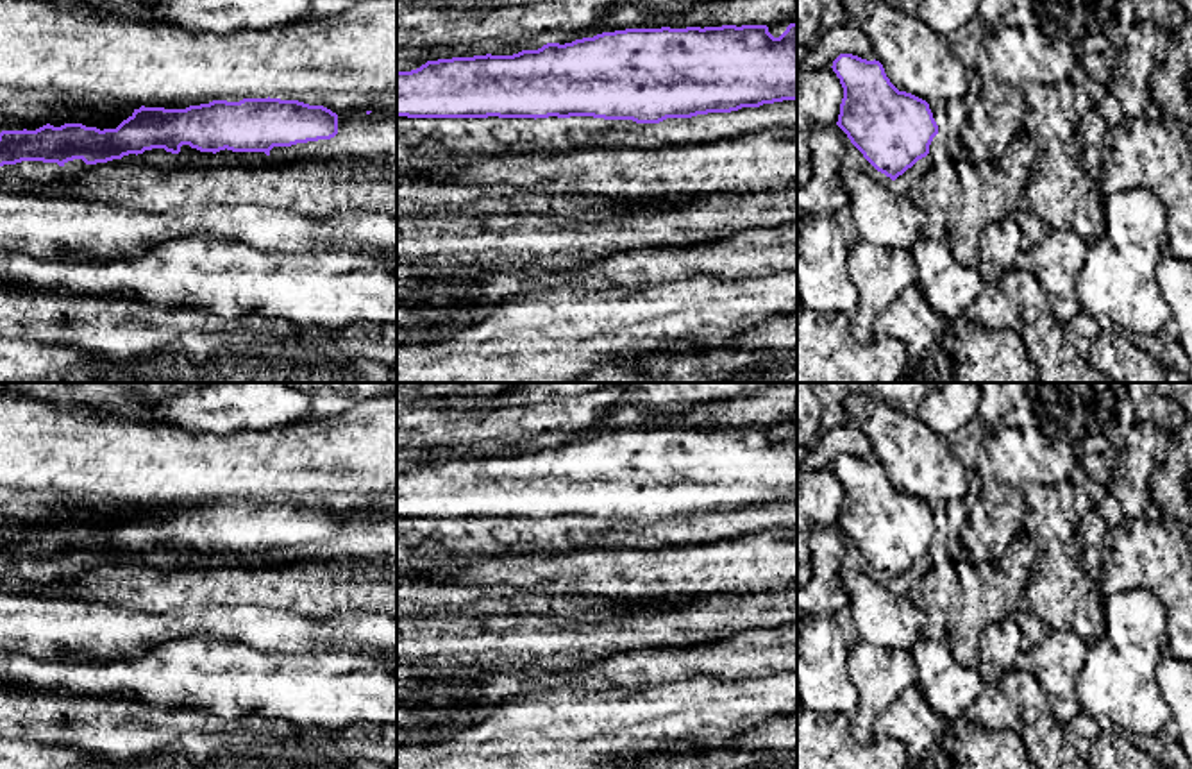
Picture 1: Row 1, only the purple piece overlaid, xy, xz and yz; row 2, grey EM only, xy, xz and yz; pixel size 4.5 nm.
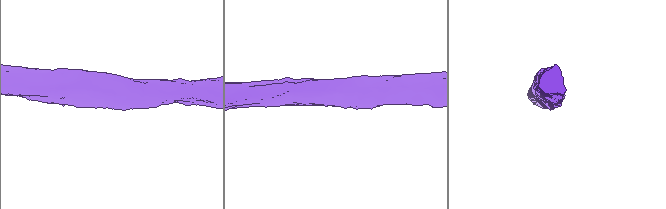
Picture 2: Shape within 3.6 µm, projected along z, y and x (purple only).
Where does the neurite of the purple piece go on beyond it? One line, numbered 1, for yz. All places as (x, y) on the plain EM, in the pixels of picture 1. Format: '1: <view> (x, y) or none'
1: none

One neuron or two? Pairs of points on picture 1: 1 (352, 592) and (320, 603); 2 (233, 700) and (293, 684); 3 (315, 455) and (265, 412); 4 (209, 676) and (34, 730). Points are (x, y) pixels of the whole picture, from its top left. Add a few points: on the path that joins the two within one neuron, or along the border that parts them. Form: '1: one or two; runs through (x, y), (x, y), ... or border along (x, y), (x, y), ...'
1: one; runs through (345, 592), (331, 592), (327, 596)
2: one; runs through (247, 685), (279, 684)
3: two; border along (301, 417), (267, 430), (240, 431)
4: two; border along (125, 700), (172, 707)

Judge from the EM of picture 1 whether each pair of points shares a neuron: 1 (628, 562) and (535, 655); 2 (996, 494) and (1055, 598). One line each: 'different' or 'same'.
1: different
2: different

